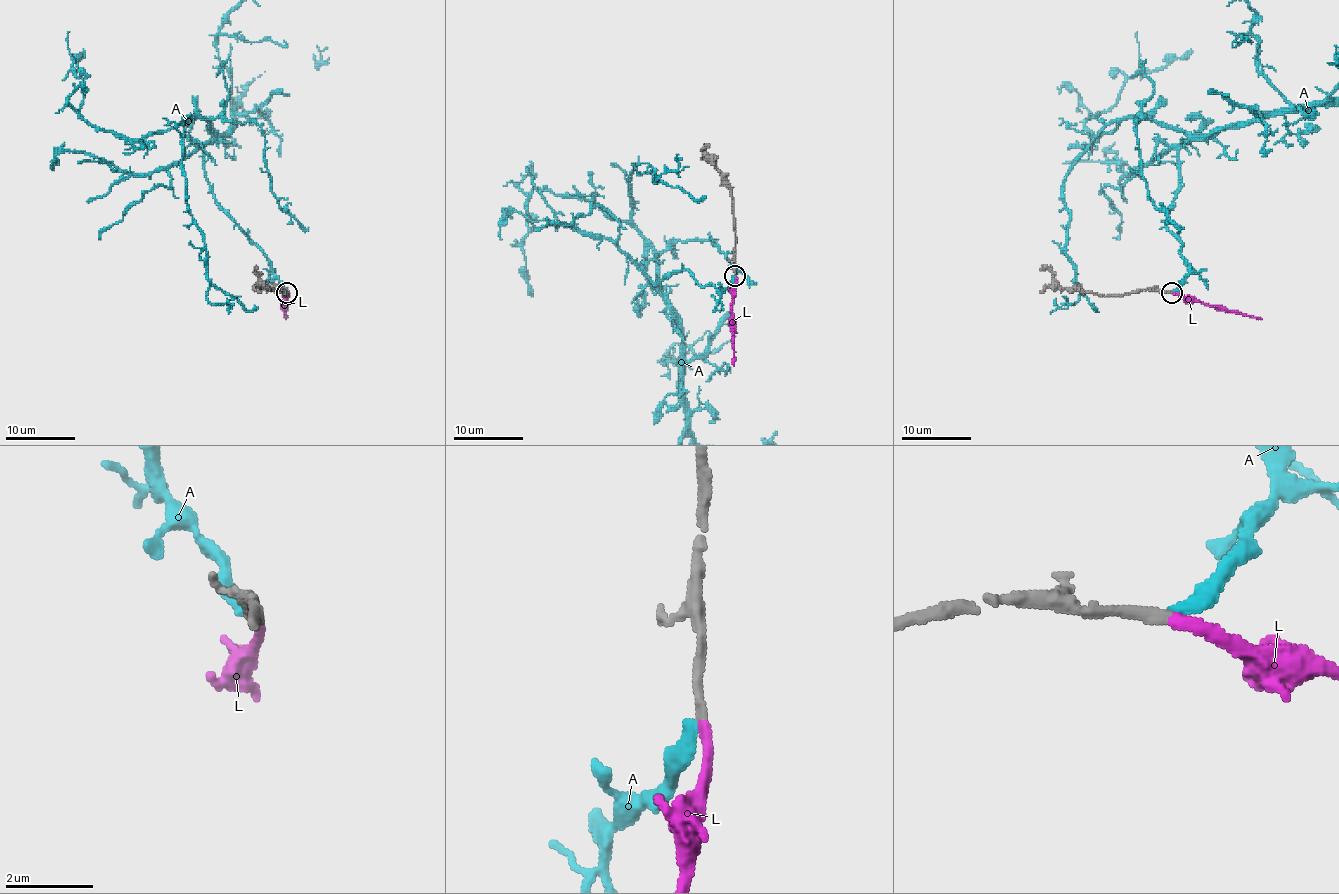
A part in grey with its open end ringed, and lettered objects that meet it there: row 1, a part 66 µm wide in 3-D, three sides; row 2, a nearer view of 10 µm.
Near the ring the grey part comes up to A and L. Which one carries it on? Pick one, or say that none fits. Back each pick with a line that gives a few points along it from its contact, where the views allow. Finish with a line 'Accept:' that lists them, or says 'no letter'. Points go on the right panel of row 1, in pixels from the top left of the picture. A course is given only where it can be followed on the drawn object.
L: via (1171, 293), (1194, 296), (1209, 305), (1261, 319)
Accept: L

